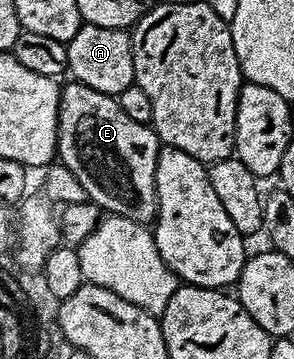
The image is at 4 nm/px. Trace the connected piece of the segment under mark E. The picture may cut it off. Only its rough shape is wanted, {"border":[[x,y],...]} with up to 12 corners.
{"border":[[60,90],[56,154],[105,213],[156,219],[155,128]]}

